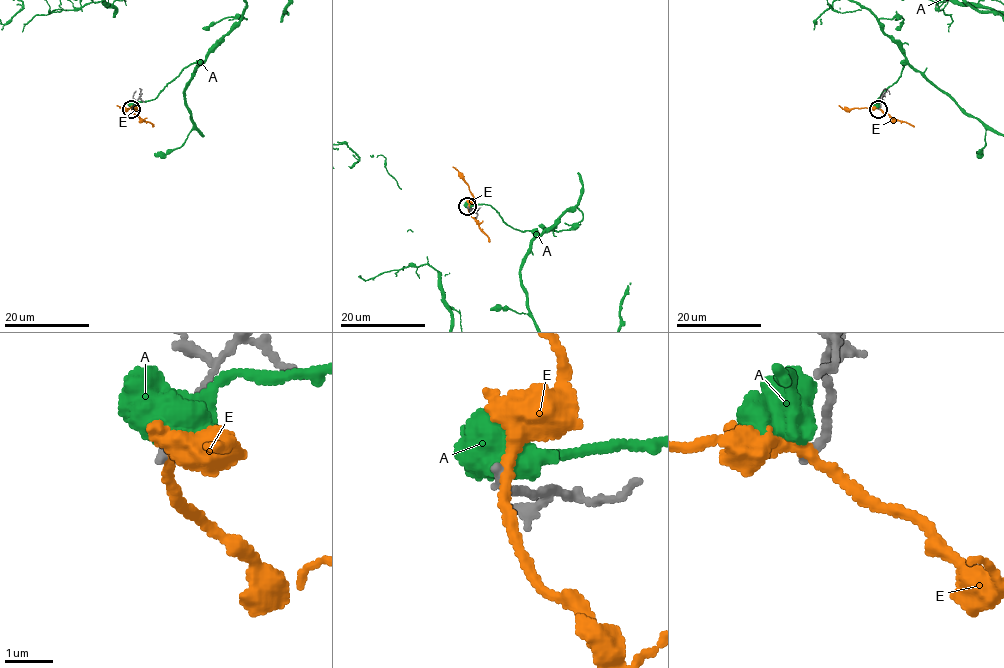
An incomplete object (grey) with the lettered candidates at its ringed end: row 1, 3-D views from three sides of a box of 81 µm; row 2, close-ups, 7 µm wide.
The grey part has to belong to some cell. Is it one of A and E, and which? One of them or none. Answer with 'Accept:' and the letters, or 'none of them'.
Accept: none of them

